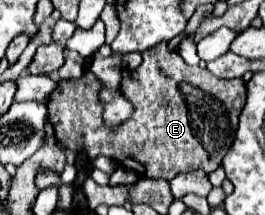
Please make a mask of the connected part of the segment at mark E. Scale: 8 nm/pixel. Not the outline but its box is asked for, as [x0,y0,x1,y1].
[48,41,246,181]

